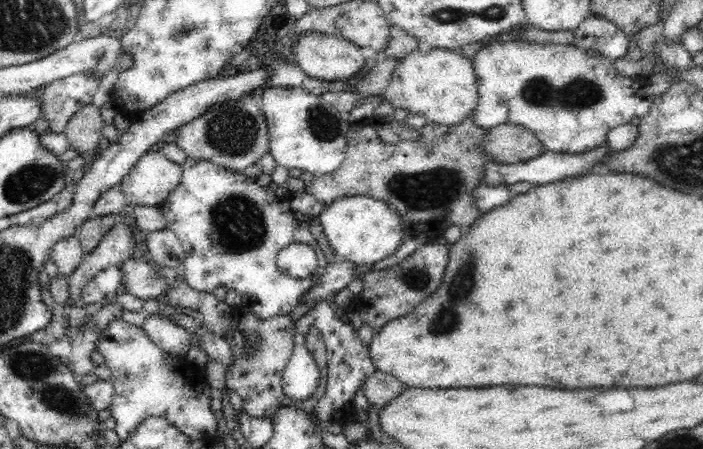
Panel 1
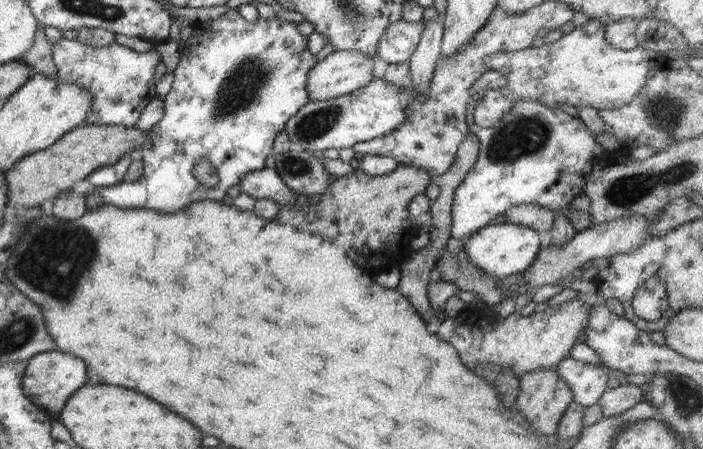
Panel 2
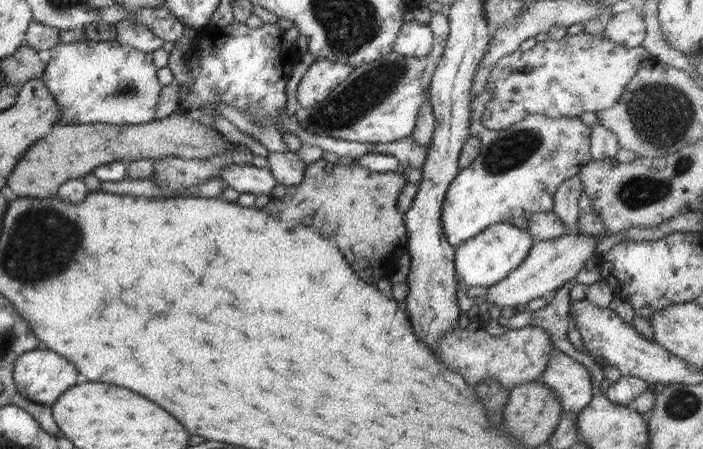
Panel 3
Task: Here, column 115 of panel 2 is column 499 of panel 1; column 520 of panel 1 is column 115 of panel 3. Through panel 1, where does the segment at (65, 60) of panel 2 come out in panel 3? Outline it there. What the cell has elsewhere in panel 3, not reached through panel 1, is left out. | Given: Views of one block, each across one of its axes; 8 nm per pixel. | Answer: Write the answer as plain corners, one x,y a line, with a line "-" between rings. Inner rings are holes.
88,38
82,39
80,41
75,41
71,43
57,44
54,48
50,48
51,56
46,63
46,68
44,69
41,79
43,80
44,86
48,88
54,100
57,102
59,112
61,115
57,118
58,124
112,124
115,126
123,125
137,125
152,122
157,114
158,99
161,93
161,88
163,85
158,81
156,77
157,65
153,63
153,58
151,53
142,52
137,48
132,48
131,46
121,45
117,40
111,40
110,42
96,42
95,40
90,40

